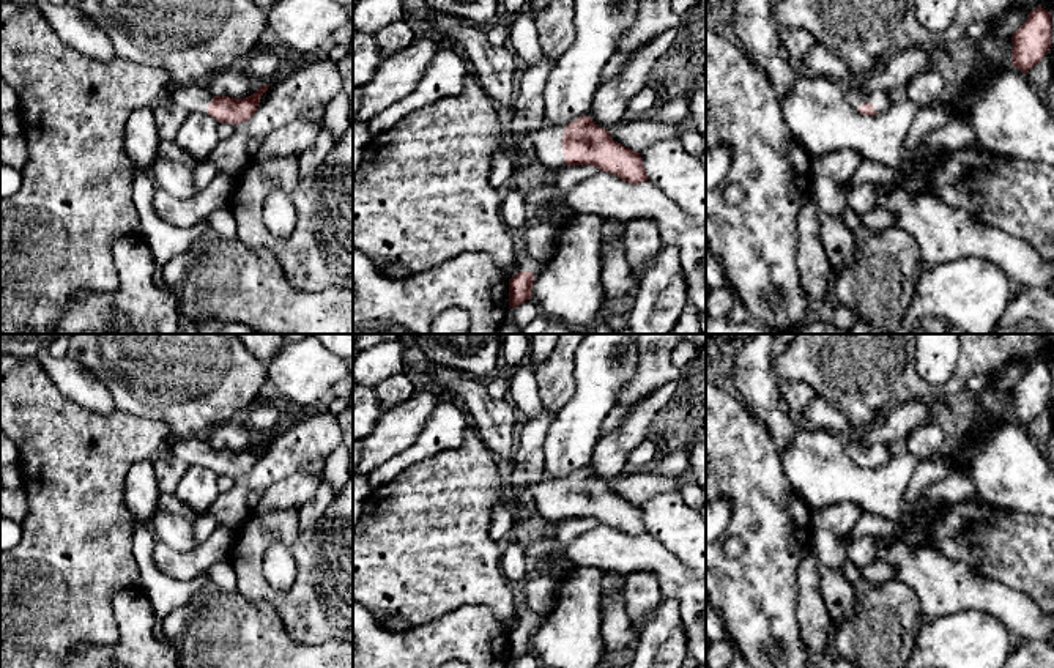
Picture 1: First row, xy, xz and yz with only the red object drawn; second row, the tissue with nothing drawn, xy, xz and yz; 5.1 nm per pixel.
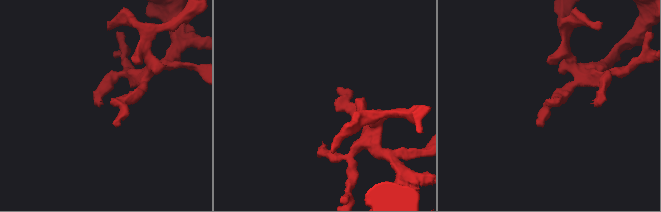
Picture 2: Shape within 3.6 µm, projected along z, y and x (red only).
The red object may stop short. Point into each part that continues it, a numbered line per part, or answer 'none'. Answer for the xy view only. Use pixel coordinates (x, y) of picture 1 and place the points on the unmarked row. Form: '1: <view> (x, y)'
1: xy (194, 451)

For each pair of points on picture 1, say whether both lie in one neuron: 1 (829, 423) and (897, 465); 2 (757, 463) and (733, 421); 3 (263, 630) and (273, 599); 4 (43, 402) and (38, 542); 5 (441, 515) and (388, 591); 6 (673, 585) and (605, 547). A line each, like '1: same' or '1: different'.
1: different
2: same
3: different
4: same
5: same
6: same

